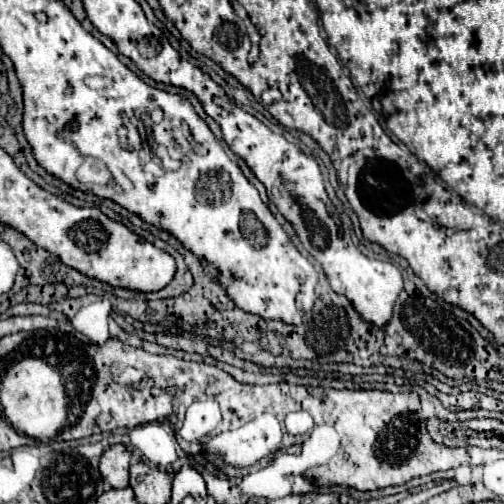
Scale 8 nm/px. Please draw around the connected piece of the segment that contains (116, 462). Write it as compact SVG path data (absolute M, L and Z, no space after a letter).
M123 444L109 446L101 456L99 470L103 480L111 488L127 488L129 486L129 450Z

